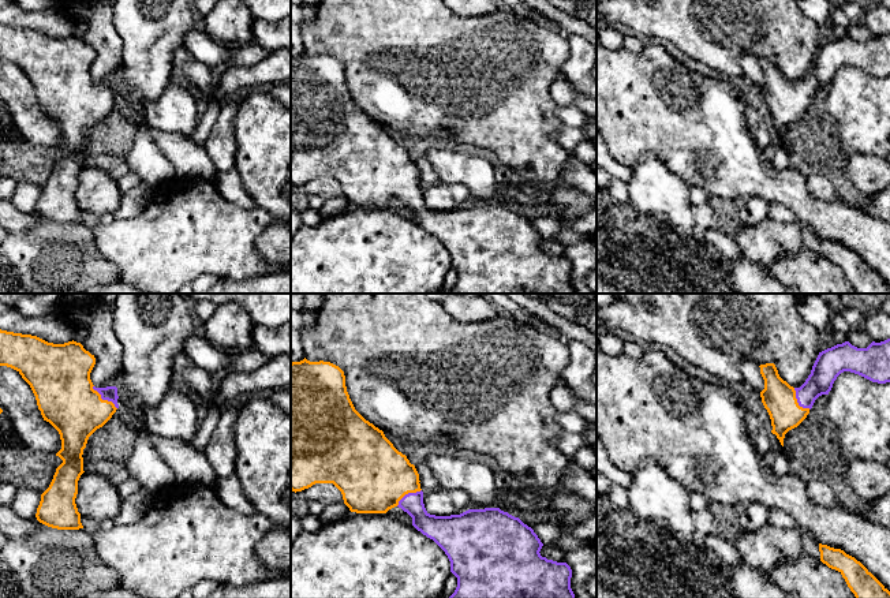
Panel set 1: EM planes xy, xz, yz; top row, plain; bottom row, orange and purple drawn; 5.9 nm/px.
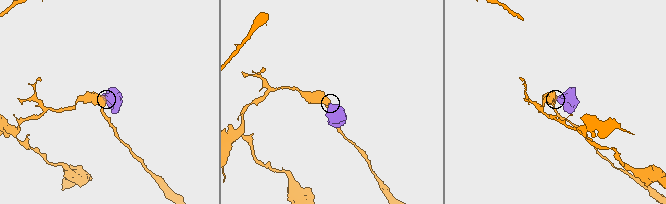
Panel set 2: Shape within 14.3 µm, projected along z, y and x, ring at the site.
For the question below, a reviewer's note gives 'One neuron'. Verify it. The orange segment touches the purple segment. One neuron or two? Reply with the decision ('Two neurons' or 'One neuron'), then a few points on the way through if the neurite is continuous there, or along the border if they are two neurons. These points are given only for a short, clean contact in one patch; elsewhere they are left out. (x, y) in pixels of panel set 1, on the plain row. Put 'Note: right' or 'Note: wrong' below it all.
One neuron. Path across: xy (63, 83), (75, 94), (104, 94), (109, 88)
Note: right

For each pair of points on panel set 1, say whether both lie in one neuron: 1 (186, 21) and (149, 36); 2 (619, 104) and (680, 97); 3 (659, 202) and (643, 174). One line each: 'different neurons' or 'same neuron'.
1: same neuron
2: same neuron
3: same neuron

